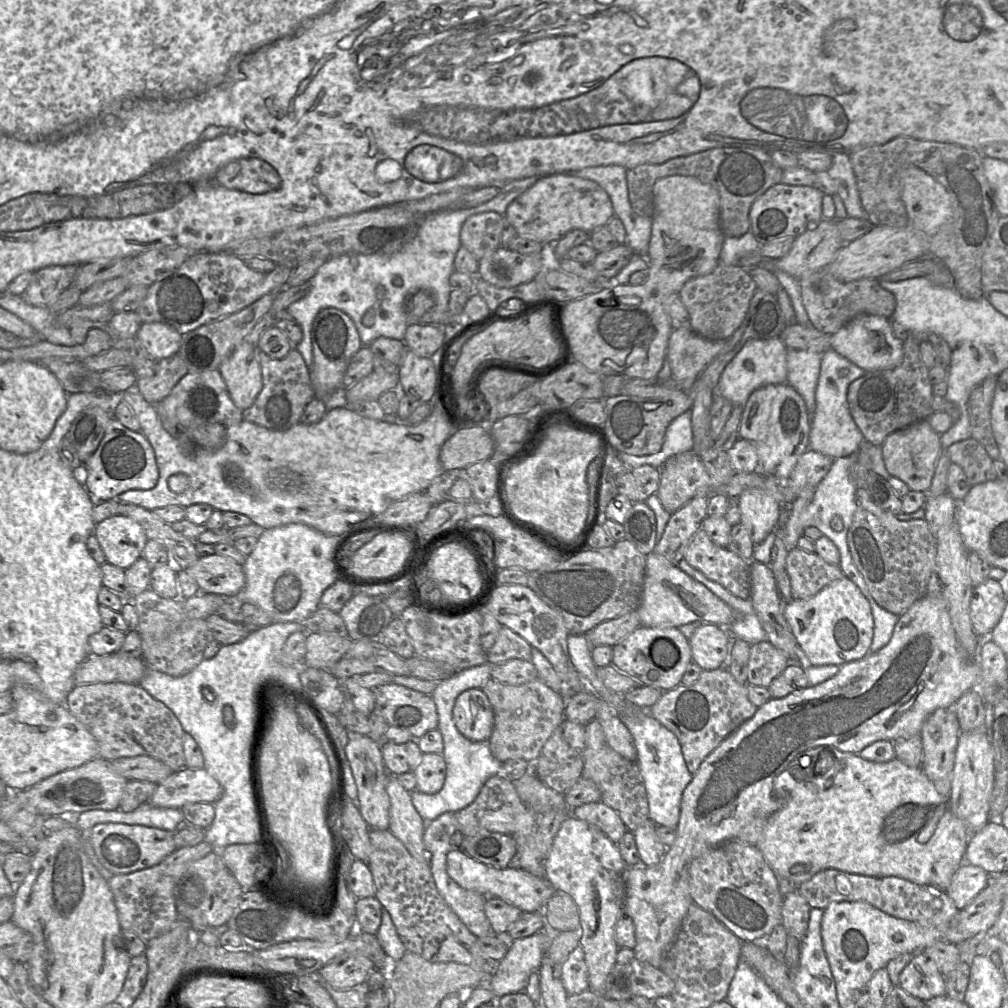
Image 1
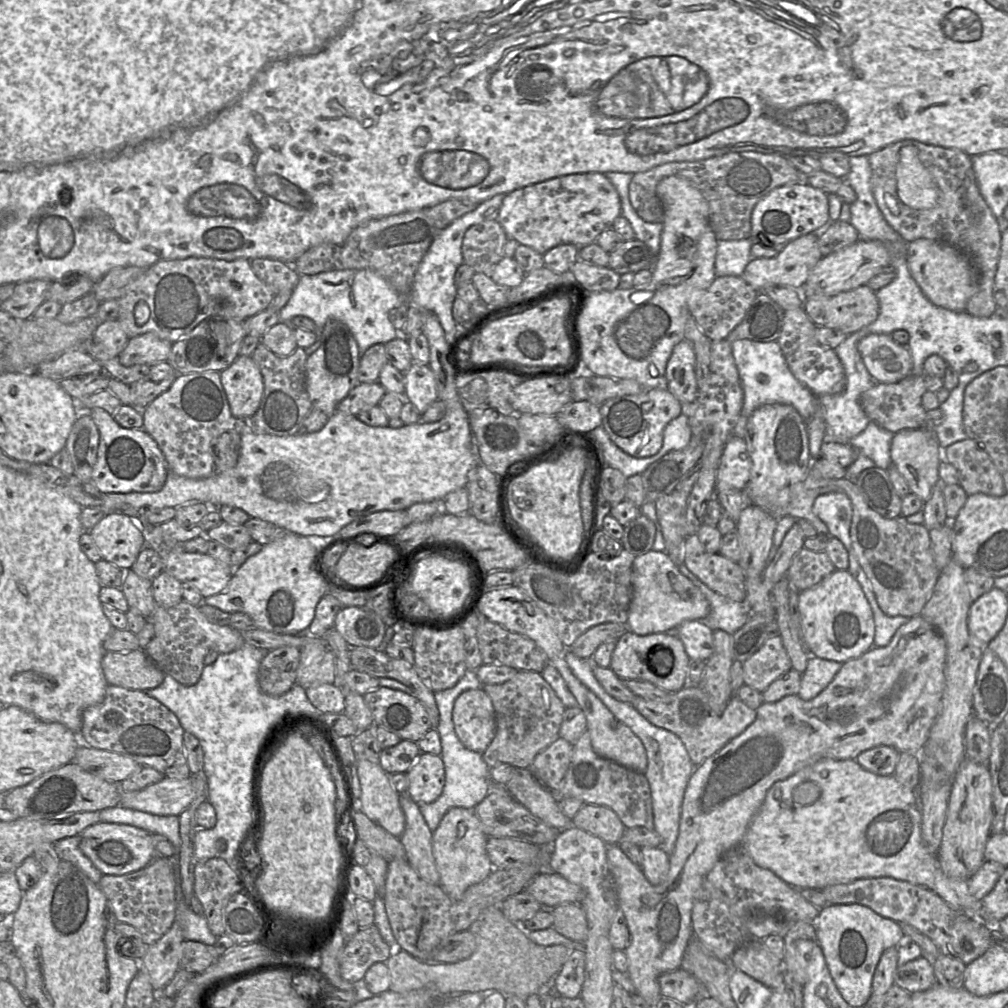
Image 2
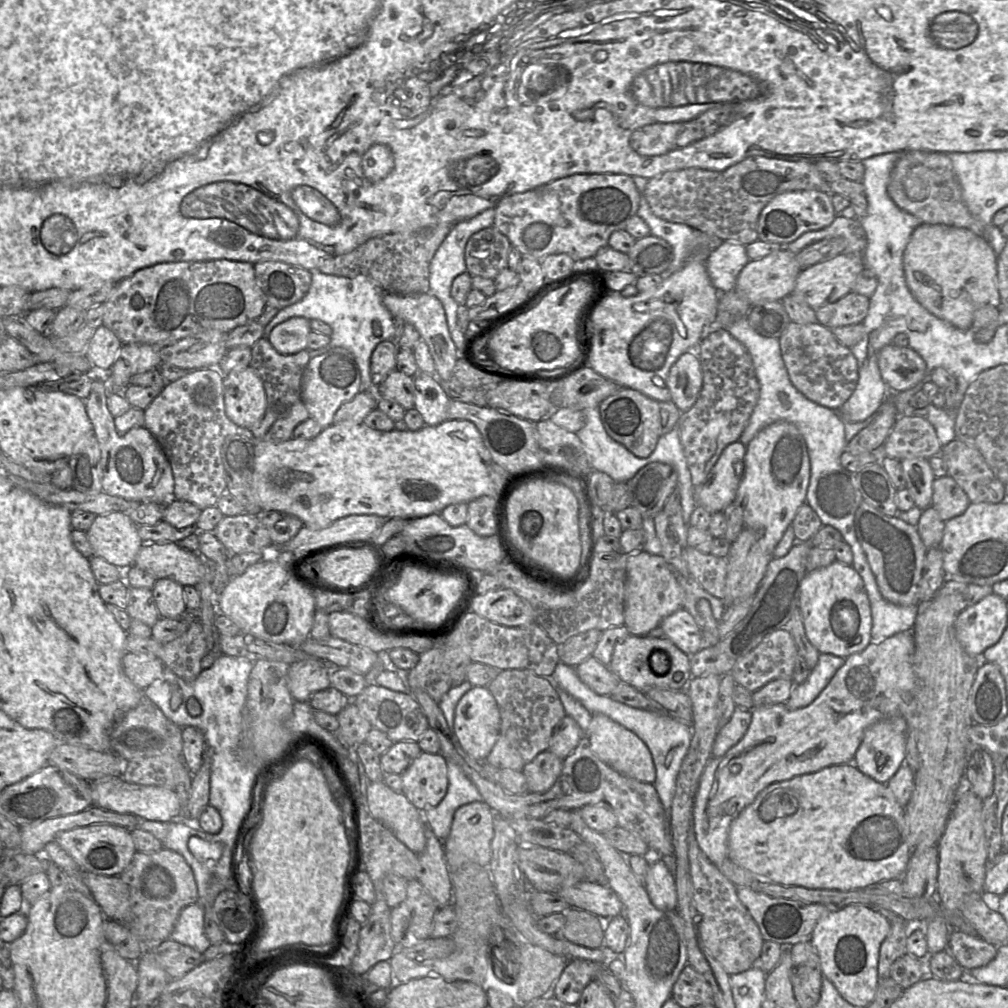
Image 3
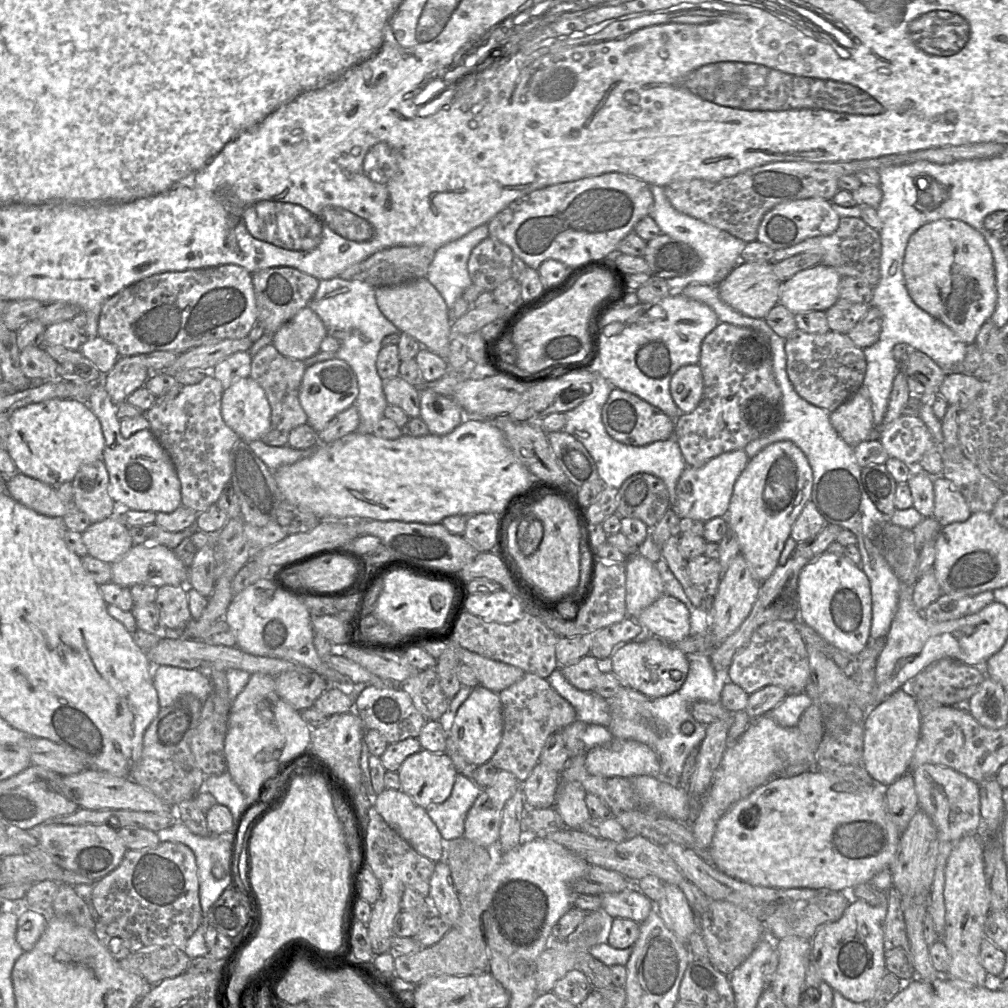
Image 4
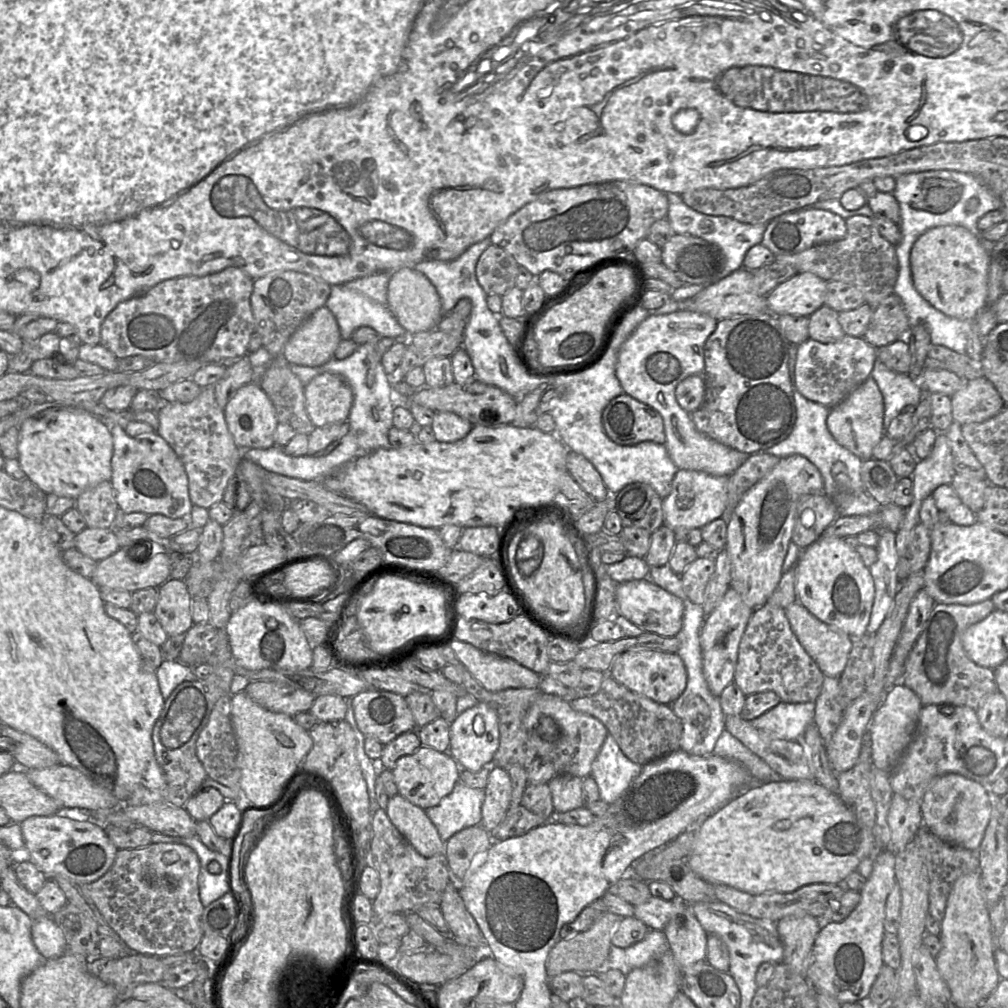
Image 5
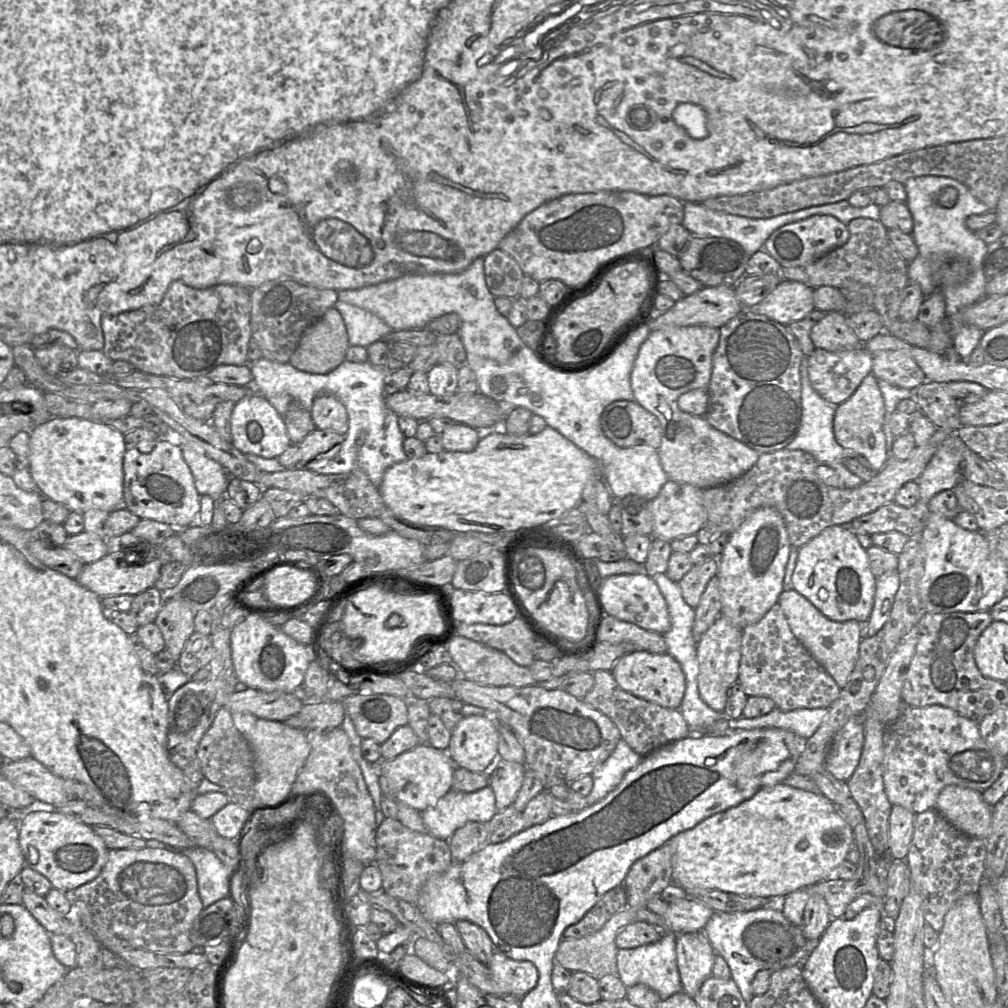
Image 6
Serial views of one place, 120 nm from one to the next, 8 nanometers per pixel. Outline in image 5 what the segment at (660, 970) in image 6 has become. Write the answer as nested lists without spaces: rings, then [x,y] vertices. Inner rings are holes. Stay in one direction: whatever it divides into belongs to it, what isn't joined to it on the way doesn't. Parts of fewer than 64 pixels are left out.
[[[649,930],[641,941],[627,948],[611,945],[606,968],[617,969],[627,975],[633,969],[649,964],[668,950],[665,933],[662,930]]]

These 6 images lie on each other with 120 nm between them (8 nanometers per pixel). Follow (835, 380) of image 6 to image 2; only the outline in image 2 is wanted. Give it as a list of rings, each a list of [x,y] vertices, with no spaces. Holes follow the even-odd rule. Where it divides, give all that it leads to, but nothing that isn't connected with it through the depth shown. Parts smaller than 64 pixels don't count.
[[[803,307],[784,311],[783,326],[777,341],[795,378],[805,385],[816,397],[839,394],[845,390],[846,377],[843,365],[835,350],[820,345],[815,338],[815,323]]]

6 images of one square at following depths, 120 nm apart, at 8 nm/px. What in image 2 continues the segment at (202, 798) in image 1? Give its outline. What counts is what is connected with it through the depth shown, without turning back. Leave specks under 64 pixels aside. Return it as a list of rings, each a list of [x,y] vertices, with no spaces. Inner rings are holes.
[[[190,776],[185,779],[164,777],[157,783],[132,792],[120,791],[120,804],[125,808],[155,815],[176,815],[195,799]]]

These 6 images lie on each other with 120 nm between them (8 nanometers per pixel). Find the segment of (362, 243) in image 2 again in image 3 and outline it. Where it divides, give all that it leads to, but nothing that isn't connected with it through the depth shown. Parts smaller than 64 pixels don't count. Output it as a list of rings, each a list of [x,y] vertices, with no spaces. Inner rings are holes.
[[[449,222],[428,224],[403,232],[373,237],[349,253],[325,259],[316,270],[323,274],[347,278],[366,277],[387,293],[427,293],[431,259],[453,225],[454,223]]]

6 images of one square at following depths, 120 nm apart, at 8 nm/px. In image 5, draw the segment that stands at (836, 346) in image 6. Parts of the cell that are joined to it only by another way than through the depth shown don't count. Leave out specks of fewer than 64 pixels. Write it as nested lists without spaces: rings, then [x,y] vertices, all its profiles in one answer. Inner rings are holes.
[[[826,305],[809,316],[808,330],[809,337],[821,343],[833,343],[846,335],[838,321],[838,312]]]

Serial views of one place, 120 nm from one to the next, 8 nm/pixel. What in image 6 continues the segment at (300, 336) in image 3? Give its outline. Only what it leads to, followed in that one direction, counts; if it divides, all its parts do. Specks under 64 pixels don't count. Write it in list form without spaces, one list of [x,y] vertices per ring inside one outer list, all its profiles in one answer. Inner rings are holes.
[[[330,308],[303,333],[289,364],[307,373],[328,374],[346,360],[349,347],[344,320],[337,309]]]

